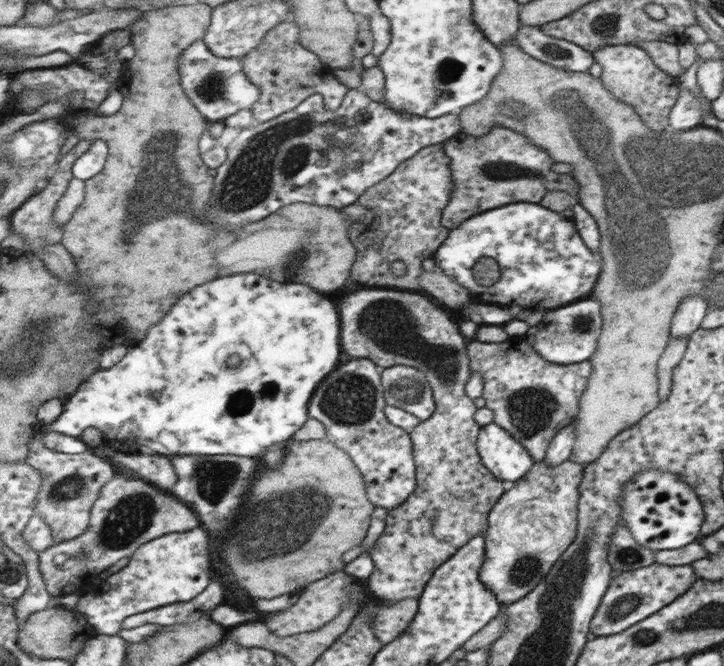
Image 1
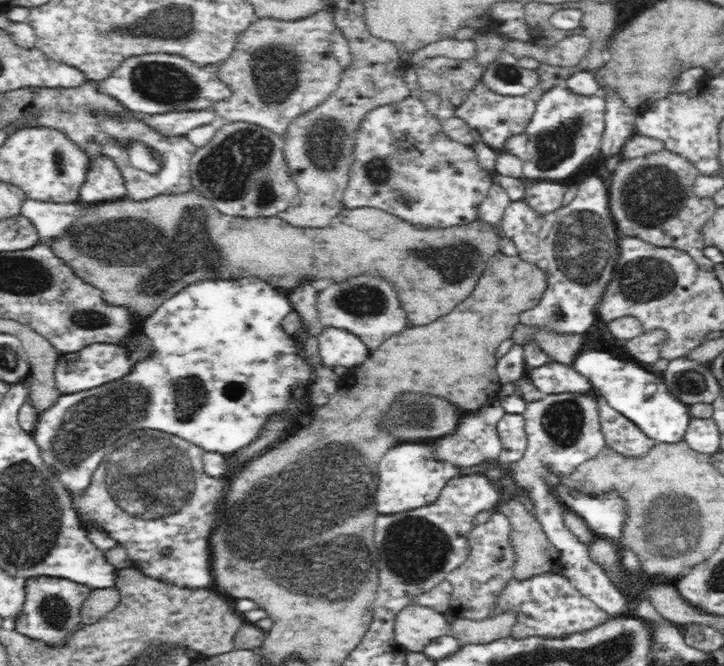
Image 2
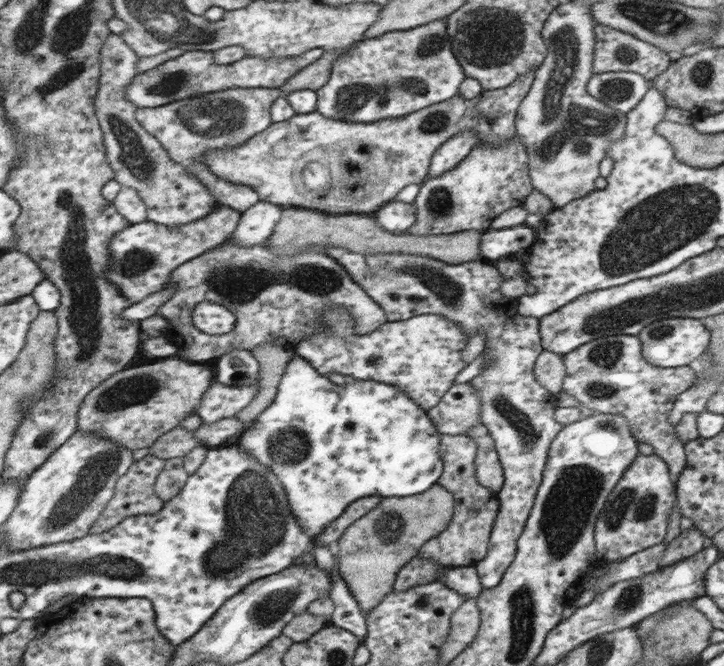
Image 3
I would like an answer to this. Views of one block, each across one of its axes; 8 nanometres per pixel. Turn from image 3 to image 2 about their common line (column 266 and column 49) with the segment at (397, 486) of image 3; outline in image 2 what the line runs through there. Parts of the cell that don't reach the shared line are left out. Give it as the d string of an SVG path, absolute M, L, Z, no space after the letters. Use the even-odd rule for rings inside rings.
M238 278L238 280L204 280L192 286L186 286L184 290L180 290L176 296L168 298L152 316L148 316L144 320L144 334L152 340L152 356L144 358L140 362L136 362L130 368L130 374L108 382L94 389L82 391L74 394L61 394L58 400L44 412L38 413L36 426L32 430L32 435L37 445L40 447L40 454L42 460L52 467L58 481L62 486L69 491L75 501L83 495L84 490L91 484L91 477L95 470L98 470L99 463L106 455L112 454L116 449L116 438L124 436L129 432L138 430L138 428L152 428L168 434L176 435L184 438L185 441L200 446L206 452L220 452L220 454L229 456L232 452L238 452L240 448L248 446L250 442L254 442L258 438L258 432L268 424L268 416L276 414L276 412L290 412L292 418L288 418L290 422L294 422L294 416L298 410L308 408L306 404L302 406L300 402L292 402L292 386L300 386L300 388L308 388L312 385L312 378L314 372L308 368L308 364L298 356L298 349L296 346L296 337L288 335L282 328L282 319L293 310L291 302L287 296L280 294L276 288L272 288L270 284L258 280L258 278Z

